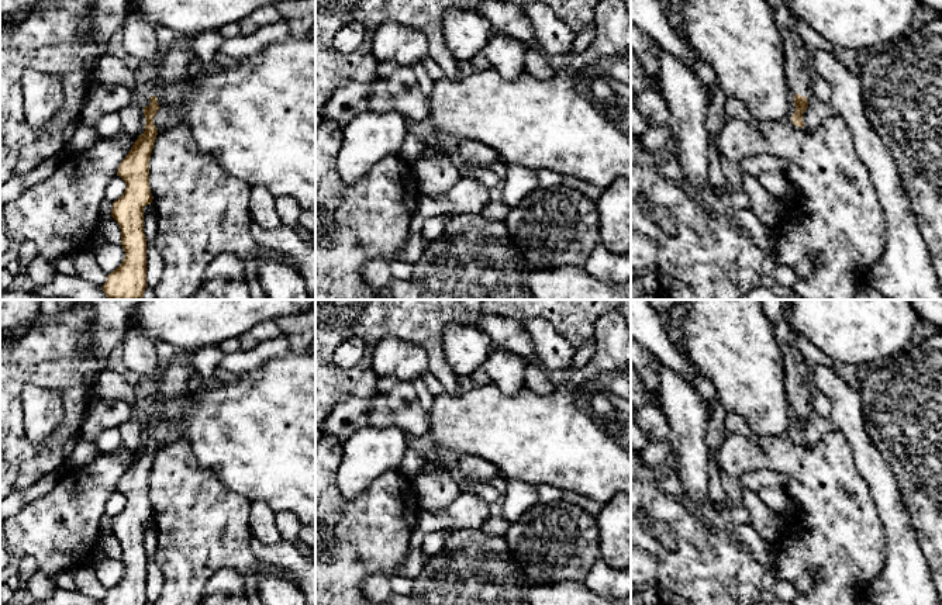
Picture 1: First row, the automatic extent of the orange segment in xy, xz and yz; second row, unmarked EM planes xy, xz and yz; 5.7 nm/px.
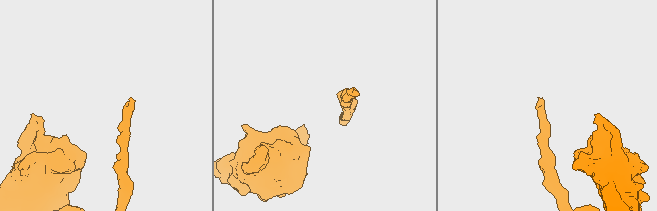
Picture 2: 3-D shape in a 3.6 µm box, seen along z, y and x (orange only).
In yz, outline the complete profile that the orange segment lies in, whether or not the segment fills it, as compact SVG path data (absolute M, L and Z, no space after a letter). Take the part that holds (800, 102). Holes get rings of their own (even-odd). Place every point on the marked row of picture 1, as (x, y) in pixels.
M766 0L766 3L773 11L784 44L784 72L790 91L794 94L796 106L791 121L796 127L804 128L803 113L808 107L807 97L811 94L811 86L815 77L810 62L810 52L796 28L791 10L786 4L786 0Z

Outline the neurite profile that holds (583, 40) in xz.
M589 24L580 34L574 35L570 56L577 55L587 49L596 37L596 24Z

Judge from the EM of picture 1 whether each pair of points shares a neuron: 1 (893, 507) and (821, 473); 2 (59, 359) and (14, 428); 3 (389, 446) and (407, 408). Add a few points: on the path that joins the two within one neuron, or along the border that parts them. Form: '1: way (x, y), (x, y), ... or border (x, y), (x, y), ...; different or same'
1: border (856, 467), (868, 484), (884, 528); different
2: way (38, 363), (14, 387), (14, 407); same
3: border (365, 428), (399, 428), (404, 434); different

